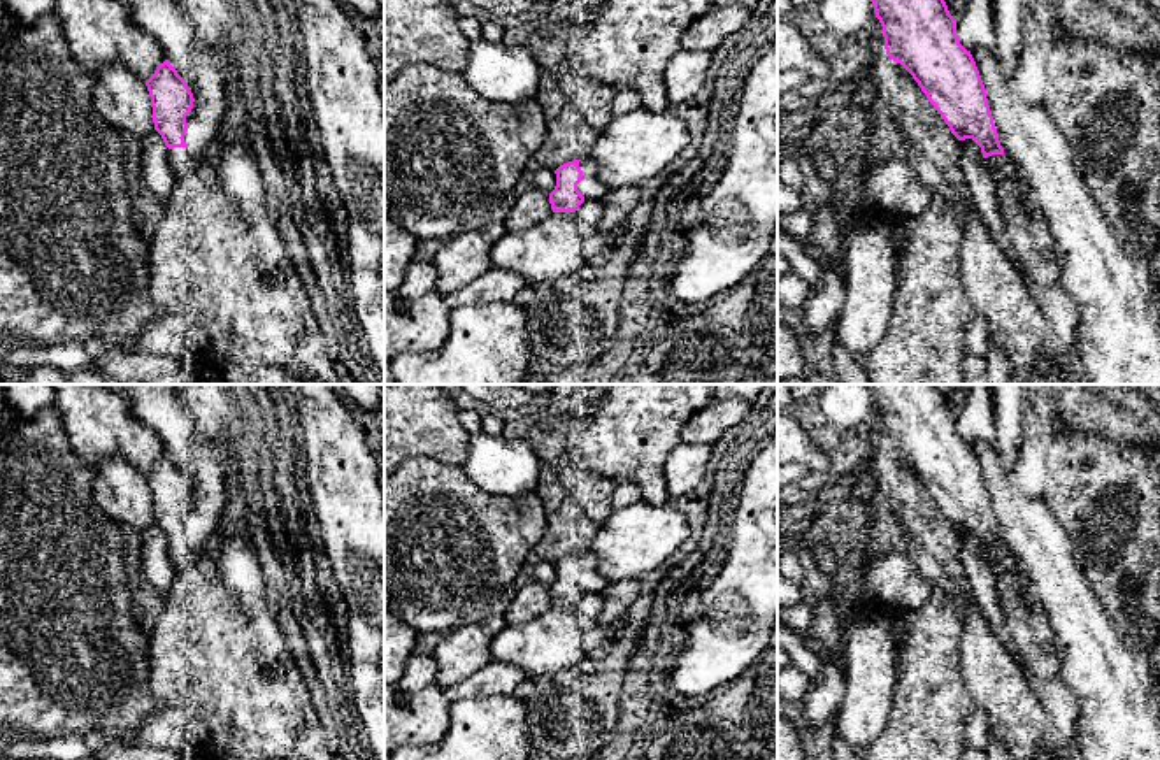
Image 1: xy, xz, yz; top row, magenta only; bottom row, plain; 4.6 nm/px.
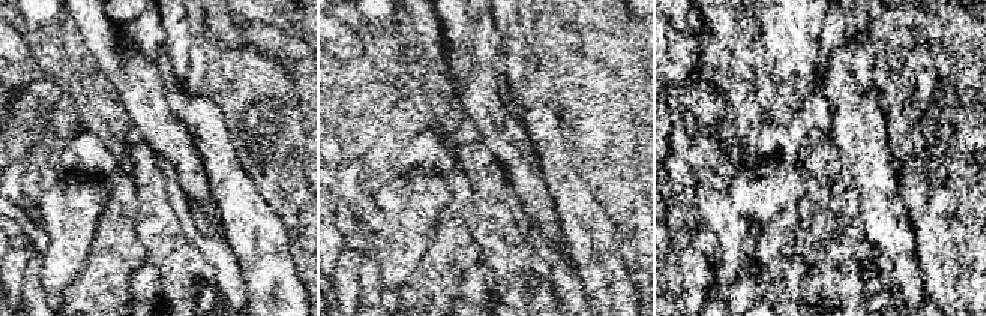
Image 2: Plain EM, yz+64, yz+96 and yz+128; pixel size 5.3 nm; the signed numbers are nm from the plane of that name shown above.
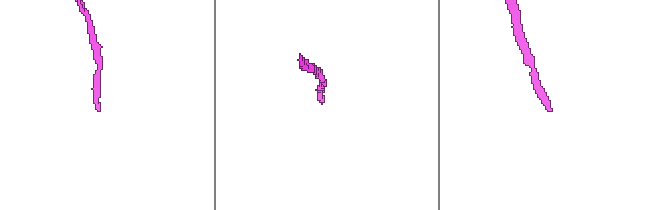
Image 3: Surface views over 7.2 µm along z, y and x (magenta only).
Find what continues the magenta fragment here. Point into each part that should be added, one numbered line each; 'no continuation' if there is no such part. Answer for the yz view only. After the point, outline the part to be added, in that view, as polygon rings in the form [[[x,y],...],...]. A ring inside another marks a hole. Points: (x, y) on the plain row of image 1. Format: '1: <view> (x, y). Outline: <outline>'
1: yz (1001, 559). Outline: [[[1006,546],[992,548],[992,549],[985,551],[985,556],[988,558],[990,567],[995,576],[1004,570],[1014,569],[1014,565],[1018,563],[1014,555]]]

